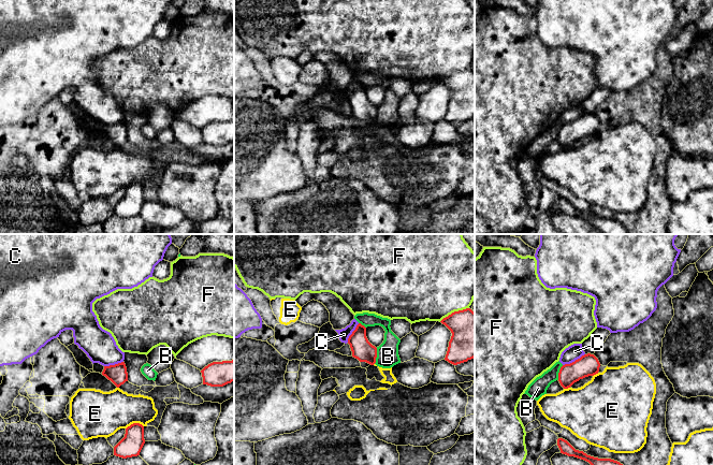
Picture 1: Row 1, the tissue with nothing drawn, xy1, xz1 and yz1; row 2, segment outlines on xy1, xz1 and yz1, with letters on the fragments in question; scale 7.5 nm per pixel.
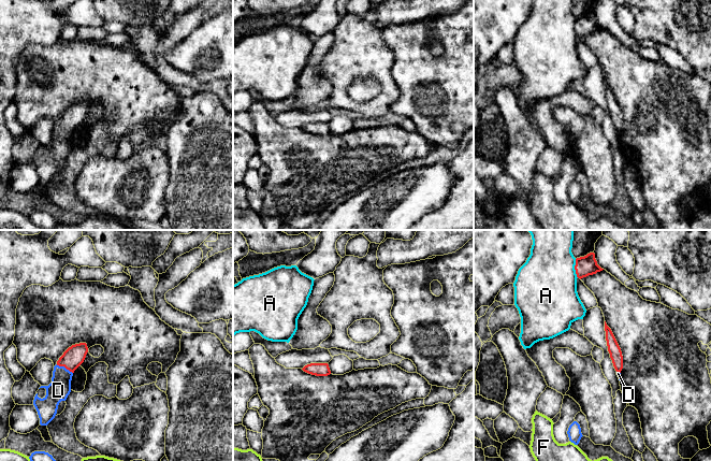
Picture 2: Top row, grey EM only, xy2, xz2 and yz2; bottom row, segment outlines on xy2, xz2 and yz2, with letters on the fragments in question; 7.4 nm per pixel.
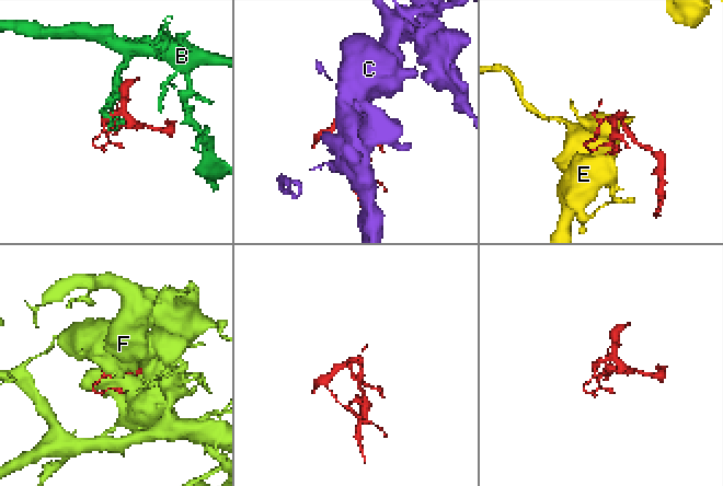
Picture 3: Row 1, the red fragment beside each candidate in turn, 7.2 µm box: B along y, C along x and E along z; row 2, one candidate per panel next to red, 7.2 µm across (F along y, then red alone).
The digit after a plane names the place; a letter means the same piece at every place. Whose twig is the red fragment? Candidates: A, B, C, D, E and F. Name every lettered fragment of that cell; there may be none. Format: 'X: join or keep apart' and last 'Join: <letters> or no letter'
A: keep apart
B: keep apart
C: keep apart
D: join
E: keep apart
F: keep apart
Join: D

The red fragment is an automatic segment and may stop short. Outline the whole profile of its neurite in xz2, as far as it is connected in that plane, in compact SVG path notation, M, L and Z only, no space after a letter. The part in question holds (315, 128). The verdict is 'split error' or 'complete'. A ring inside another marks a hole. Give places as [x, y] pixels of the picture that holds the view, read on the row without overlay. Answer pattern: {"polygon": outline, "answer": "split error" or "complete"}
{"polygon": "M310 123L305 125L302 129L316 135L328 135L331 133L328 123Z", "answer": "complete"}

